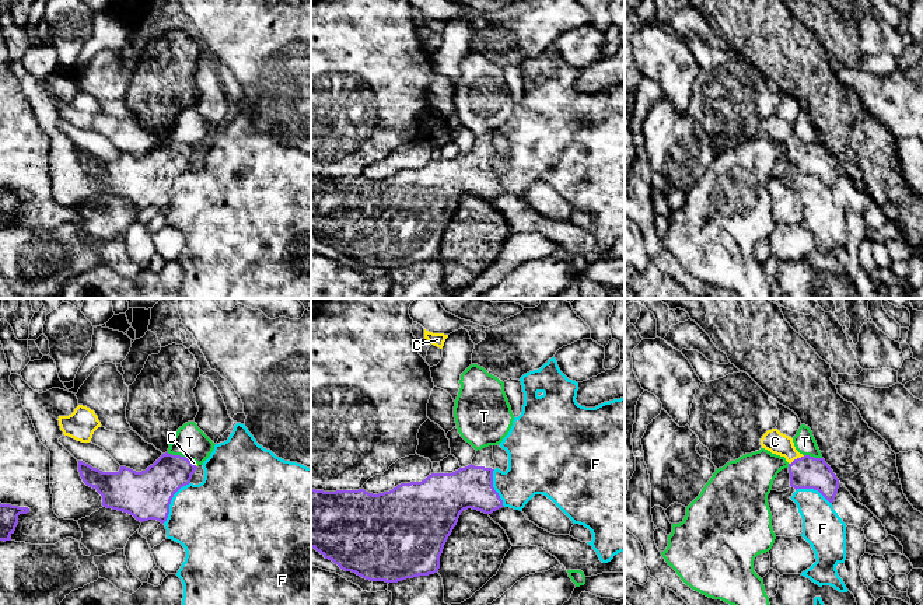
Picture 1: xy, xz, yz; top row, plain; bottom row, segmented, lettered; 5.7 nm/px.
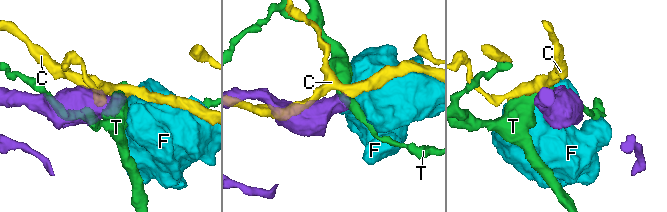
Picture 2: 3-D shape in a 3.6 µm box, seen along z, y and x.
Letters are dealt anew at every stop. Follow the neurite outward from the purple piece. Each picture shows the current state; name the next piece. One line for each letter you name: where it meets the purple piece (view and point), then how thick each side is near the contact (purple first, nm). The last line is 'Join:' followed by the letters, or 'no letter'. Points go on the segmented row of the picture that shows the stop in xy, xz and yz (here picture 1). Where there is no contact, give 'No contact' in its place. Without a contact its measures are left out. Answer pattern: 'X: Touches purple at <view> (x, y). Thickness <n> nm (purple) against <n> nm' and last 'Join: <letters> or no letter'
C: Touches purple at yz (796, 460). Thickness 190 nm (purple) against 130 nm
Join: C

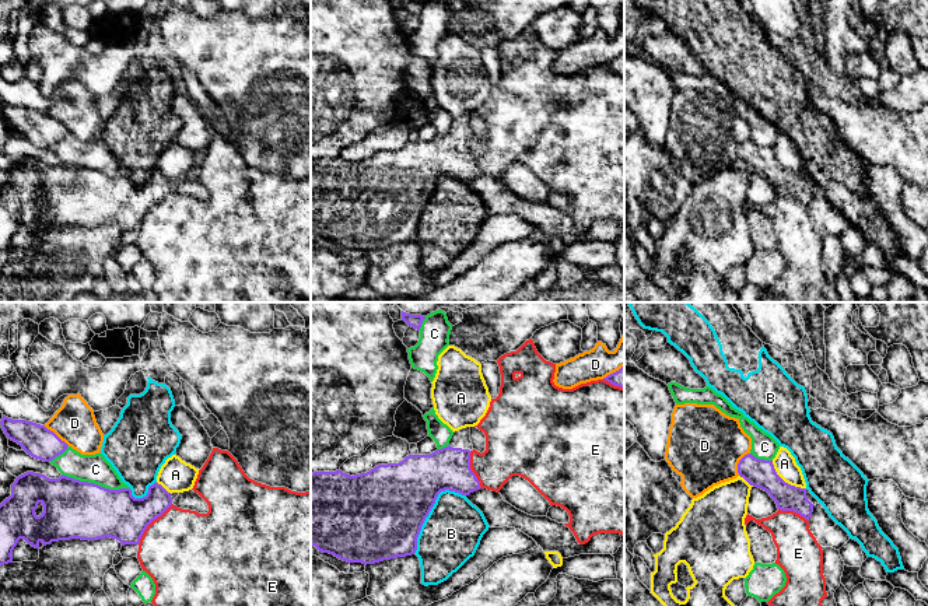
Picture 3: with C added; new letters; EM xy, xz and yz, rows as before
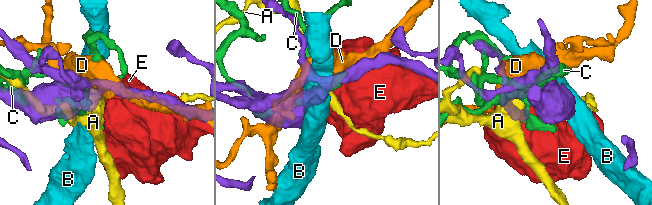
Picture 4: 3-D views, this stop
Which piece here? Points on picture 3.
Join: no letter

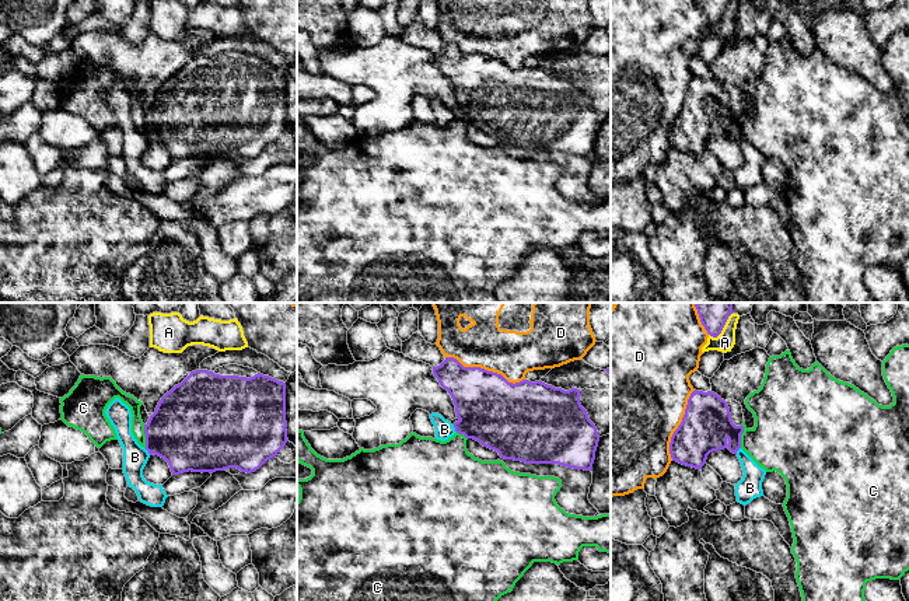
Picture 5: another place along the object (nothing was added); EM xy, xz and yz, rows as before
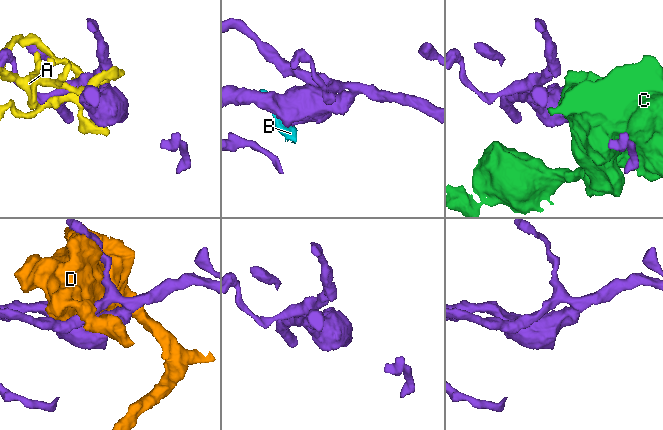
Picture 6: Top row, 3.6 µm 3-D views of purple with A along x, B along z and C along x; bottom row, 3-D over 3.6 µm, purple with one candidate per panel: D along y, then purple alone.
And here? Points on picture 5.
Join: no letter

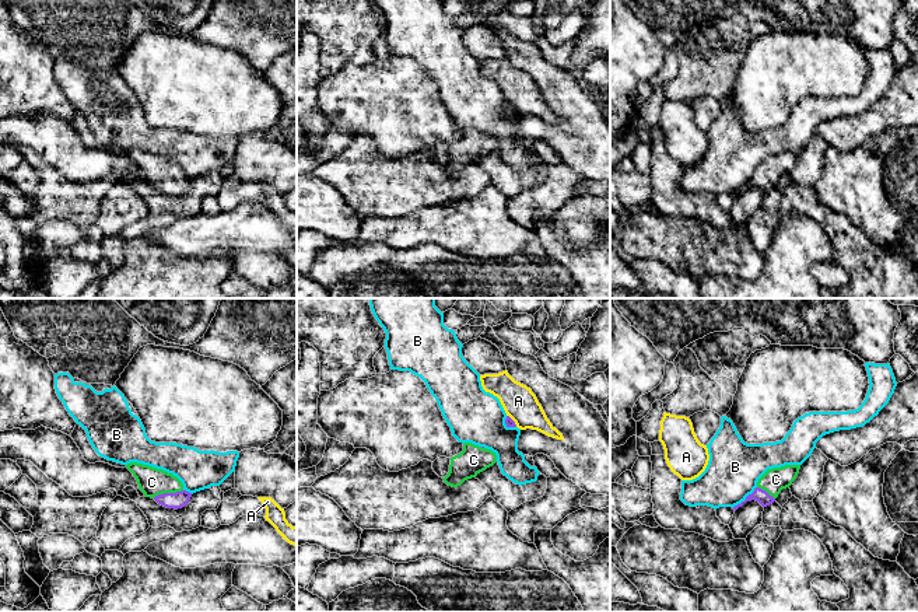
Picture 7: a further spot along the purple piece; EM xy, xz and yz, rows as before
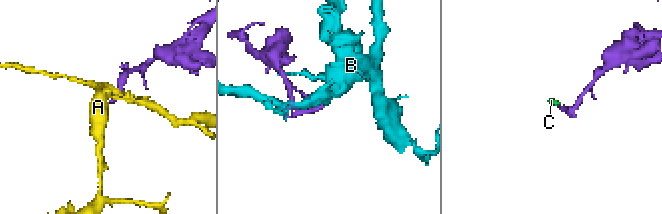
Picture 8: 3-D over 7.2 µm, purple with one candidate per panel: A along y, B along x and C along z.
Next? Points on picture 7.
C: Touches purple at xy (167, 493). Thickness 100 nm (purple) against 160 nm
Join: C

